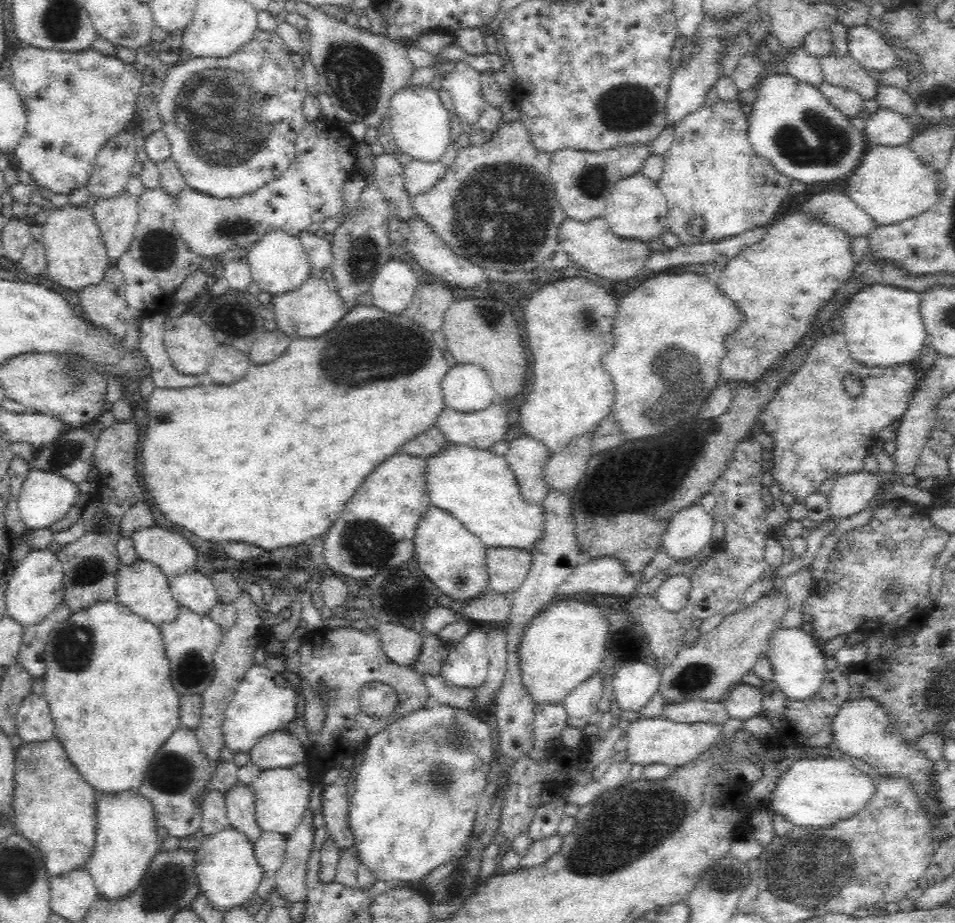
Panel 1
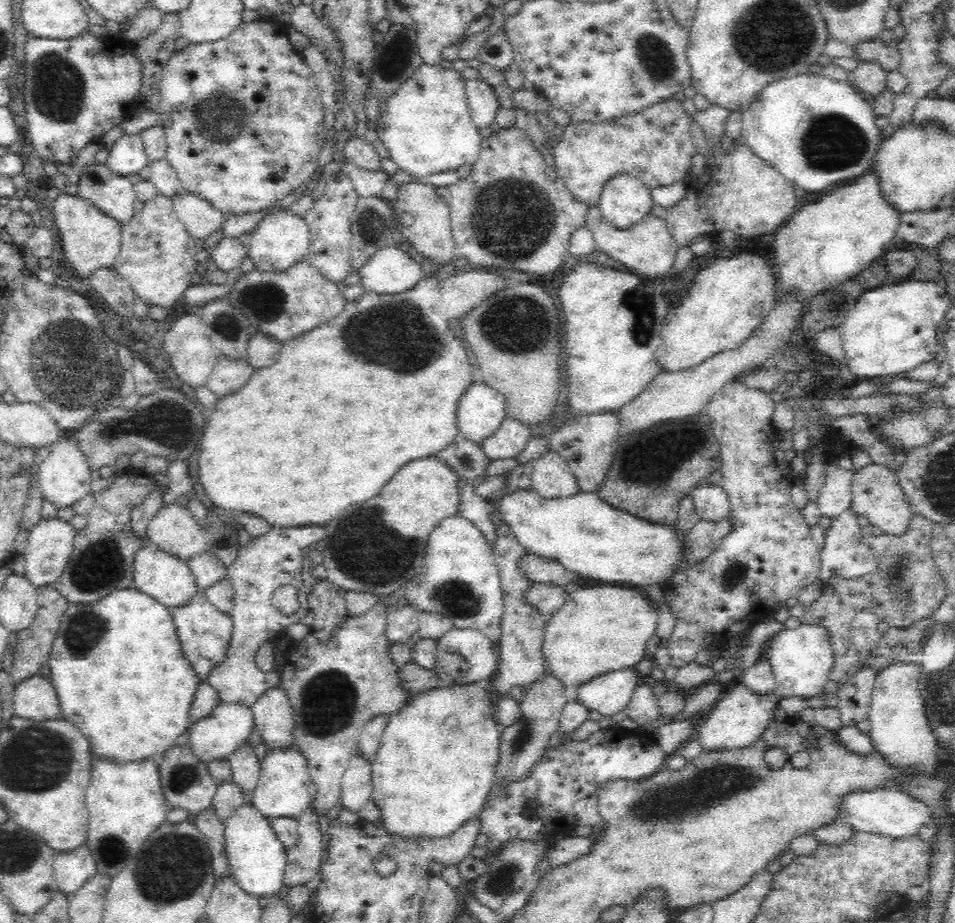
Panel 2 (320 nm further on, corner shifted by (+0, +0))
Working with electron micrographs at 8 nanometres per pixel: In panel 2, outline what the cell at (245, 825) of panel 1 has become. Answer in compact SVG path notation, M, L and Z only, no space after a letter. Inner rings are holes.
M246 744L228 757L231 764L231 781L240 789L241 798L246 805L253 805L261 763L253 749L250 744Z

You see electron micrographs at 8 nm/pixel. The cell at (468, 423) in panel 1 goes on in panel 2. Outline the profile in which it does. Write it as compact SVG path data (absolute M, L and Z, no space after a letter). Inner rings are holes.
M504 416L498 422L496 430L480 436L476 442L489 460L511 458L526 446L531 433L529 427L524 421Z

